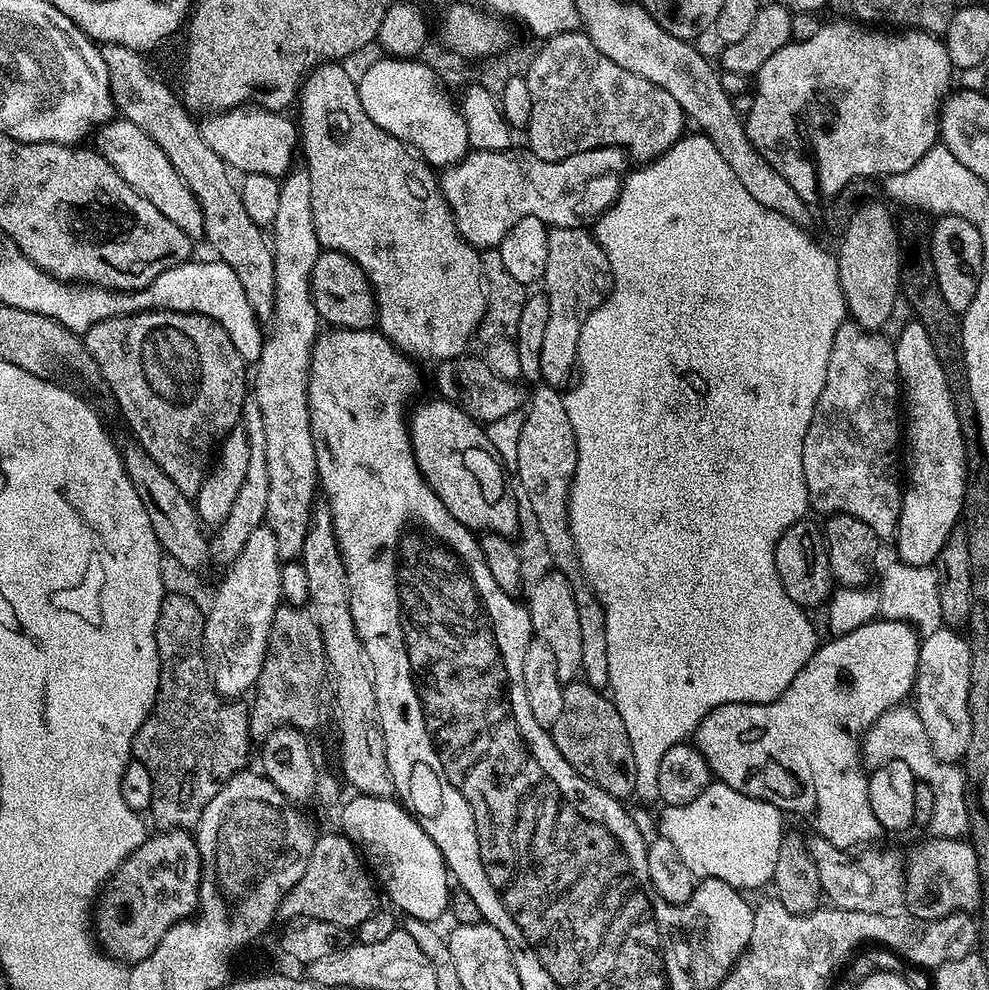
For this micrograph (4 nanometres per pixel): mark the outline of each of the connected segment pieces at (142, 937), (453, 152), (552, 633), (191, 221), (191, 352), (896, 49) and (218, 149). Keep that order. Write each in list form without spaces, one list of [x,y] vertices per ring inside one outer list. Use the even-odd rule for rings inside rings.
[[[196,841],[188,844],[188,848],[176,844],[176,852],[168,852],[168,856],[176,856],[172,872],[124,872],[120,864],[98,897],[94,908],[95,939],[107,955],[125,966],[142,962],[145,953],[141,950],[156,948],[179,920],[187,920],[197,911],[202,861]],[[176,868],[180,868],[180,872],[176,872]],[[119,936],[124,937],[116,940]]]
[[[383,58],[376,60],[361,76],[358,87],[362,110],[370,114],[394,138],[421,152],[423,163],[436,170],[459,164],[468,155],[466,122],[461,109],[447,96],[445,85],[434,70],[416,58]]]
[[[547,570],[532,584],[526,607],[535,639],[546,642],[554,654],[554,666],[561,684],[573,683],[581,675],[582,629],[578,623],[578,606],[574,606],[572,584],[561,572]]]
[[[113,118],[108,123],[99,125],[95,129],[95,136],[95,151],[106,158],[106,162],[110,162],[110,166],[114,166],[114,170],[118,170],[118,174],[126,178],[128,185],[138,190],[138,194],[142,194],[146,202],[154,202],[159,212],[166,214],[166,218],[170,218],[170,222],[174,222],[174,226],[178,226],[178,230],[182,230],[187,236],[203,237],[204,215],[194,194],[188,189],[188,183],[181,178],[178,170],[170,166],[170,158],[166,158],[164,151],[147,134],[138,130],[134,122]]]
[[[153,310],[151,312],[136,312],[133,316],[115,316],[109,320],[99,320],[94,326],[90,326],[88,332],[83,333],[82,341],[86,350],[93,356],[94,362],[97,363],[97,368],[100,371],[99,379],[103,386],[105,384],[112,391],[112,396],[116,399],[116,404],[120,407],[120,412],[124,415],[129,430],[136,435],[133,436],[135,443],[144,448],[146,454],[150,454],[150,458],[154,458],[154,462],[158,462],[158,466],[162,466],[162,474],[166,474],[166,478],[170,478],[170,482],[174,482],[174,486],[178,486],[178,490],[182,490],[182,494],[195,498],[204,477],[208,474],[210,461],[213,459],[218,445],[233,428],[241,423],[240,407],[244,404],[246,362],[240,357],[238,350],[234,350],[234,342],[230,342],[230,334],[226,334],[226,330],[222,330],[222,326],[218,326],[218,322],[214,322],[209,316],[201,316],[198,312]]]
[[[848,18],[837,21],[837,24],[821,23],[814,38],[806,38],[806,42],[792,40],[778,54],[770,54],[762,62],[754,74],[753,106],[744,120],[744,128],[758,154],[810,206],[836,196],[853,180],[883,178],[910,170],[937,143],[940,105],[949,95],[948,83],[954,75],[950,54],[939,35],[881,30]]]
[[[259,106],[229,108],[205,115],[199,121],[200,133],[206,146],[210,146],[210,150],[214,150],[229,169],[236,171],[237,168],[240,174],[253,172],[280,178],[293,167],[292,159],[298,156],[298,128],[286,117]]]

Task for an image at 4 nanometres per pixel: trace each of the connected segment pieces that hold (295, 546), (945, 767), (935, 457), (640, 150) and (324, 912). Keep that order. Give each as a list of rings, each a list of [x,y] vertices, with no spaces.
[[[296,166],[291,169],[280,180],[280,193],[278,194],[278,214],[274,214],[274,222],[270,225],[270,243],[272,245],[272,257],[274,258],[274,298],[276,305],[274,306],[274,314],[270,321],[272,333],[267,333],[266,339],[260,345],[260,359],[255,361],[256,368],[256,408],[260,411],[258,422],[262,426],[262,430],[266,434],[266,474],[270,480],[270,494],[266,497],[266,514],[264,519],[266,527],[274,534],[276,546],[281,561],[295,561],[300,555],[304,539],[306,538],[306,530],[308,524],[312,520],[312,509],[314,501],[318,496],[318,477],[316,475],[316,455],[314,454],[314,442],[312,440],[312,431],[310,430],[310,414],[308,413],[308,378],[312,367],[312,347],[316,345],[316,337],[322,328],[322,321],[316,314],[316,307],[312,301],[312,271],[314,270],[314,262],[318,262],[322,251],[318,242],[318,234],[314,234],[314,210],[310,210],[310,174],[307,167]]]
[[[893,706],[887,708],[882,715],[865,731],[860,746],[863,763],[875,766],[884,760],[906,762],[910,770],[917,776],[919,783],[933,785],[936,789],[935,835],[940,838],[960,838],[969,831],[968,827],[968,779],[964,777],[964,769],[959,763],[940,760],[930,746],[930,738],[922,726],[922,718],[918,718],[915,707]]]
[[[909,319],[909,324],[894,336],[896,361],[902,385],[902,416],[906,421],[906,483],[900,497],[900,517],[896,527],[894,547],[898,560],[910,566],[935,565],[946,538],[957,531],[961,523],[960,511],[966,490],[966,450],[962,442],[962,430],[958,430],[958,414],[954,414],[954,398],[950,386],[946,386],[946,374],[934,354],[930,334],[919,320]]]
[[[583,31],[560,32],[556,36],[547,37],[541,44],[544,45],[537,50],[536,57],[529,62],[528,72],[526,71],[531,99],[530,118],[526,133],[528,133],[529,144],[527,144],[527,147],[532,155],[543,160],[561,160],[562,158],[570,158],[570,154],[582,154],[586,150],[623,146],[625,149],[630,150],[630,156],[633,161],[647,162],[649,160],[657,160],[665,150],[670,146],[674,146],[676,140],[685,135],[686,128],[684,128],[684,124],[686,125],[686,117],[682,106],[678,106],[678,98],[674,98],[674,94],[666,94],[666,90],[662,90],[662,86],[654,86],[654,82],[646,82],[646,78],[642,78],[638,74],[618,66],[618,62],[610,62],[610,58],[606,58],[606,54],[602,54],[602,50],[598,50],[598,46],[594,46],[594,42],[590,42],[590,38],[584,35]]]
[[[343,833],[319,835],[308,859],[306,870],[302,878],[295,883],[290,892],[284,896],[280,903],[279,917],[284,918],[286,922],[296,922],[299,920],[318,920],[328,921],[331,924],[338,925],[342,930],[357,929],[366,918],[370,918],[372,913],[379,909],[378,898],[380,899],[375,881],[369,874],[364,865],[356,846]]]

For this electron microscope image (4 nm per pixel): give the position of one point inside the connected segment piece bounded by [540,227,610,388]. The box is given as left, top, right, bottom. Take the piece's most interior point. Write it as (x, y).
(574, 258)

